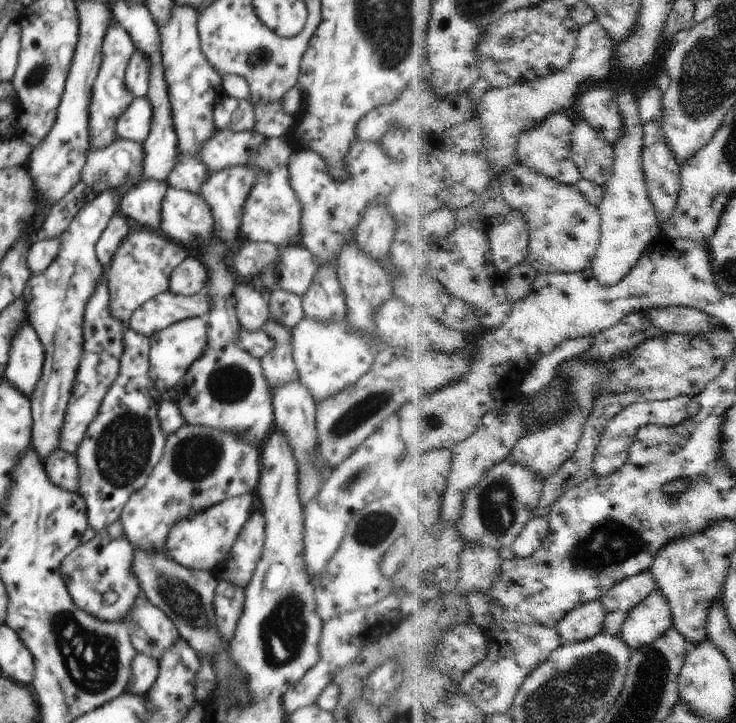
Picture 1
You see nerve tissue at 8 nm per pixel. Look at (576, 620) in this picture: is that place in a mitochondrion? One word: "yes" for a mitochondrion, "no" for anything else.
no

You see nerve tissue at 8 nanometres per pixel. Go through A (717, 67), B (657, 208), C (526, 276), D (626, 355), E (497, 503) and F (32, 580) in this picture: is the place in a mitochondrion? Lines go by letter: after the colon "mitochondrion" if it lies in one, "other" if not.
A: mitochondrion
B: other
C: other
D: other
E: mitochondrion
F: other

